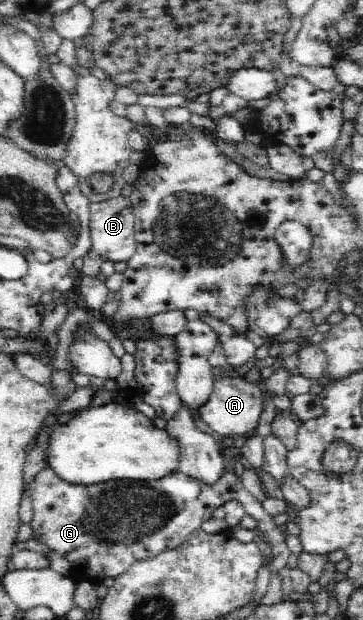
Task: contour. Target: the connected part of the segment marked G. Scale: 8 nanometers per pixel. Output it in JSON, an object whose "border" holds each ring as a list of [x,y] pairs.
{"border":[[[47,464],[36,475],[33,488],[31,496],[33,517],[30,523],[33,528],[33,536],[39,537],[45,546],[57,551],[70,563],[71,575],[77,581],[95,582],[102,581],[105,577],[119,577],[133,563],[180,546],[185,543],[193,531],[201,527],[203,521],[211,519],[211,513],[214,509],[232,499],[240,501],[245,506],[246,513],[258,521],[258,527],[263,533],[264,541],[270,543],[273,557],[271,562],[267,564],[271,573],[283,573],[287,558],[291,555],[283,536],[283,526],[275,523],[274,516],[263,508],[263,504],[257,498],[243,488],[241,480],[234,473],[223,472],[223,475],[213,485],[205,485],[179,471],[173,471],[159,480],[131,481],[131,479],[125,479],[123,481],[120,479],[85,485],[61,480],[53,472],[53,468]]]}

